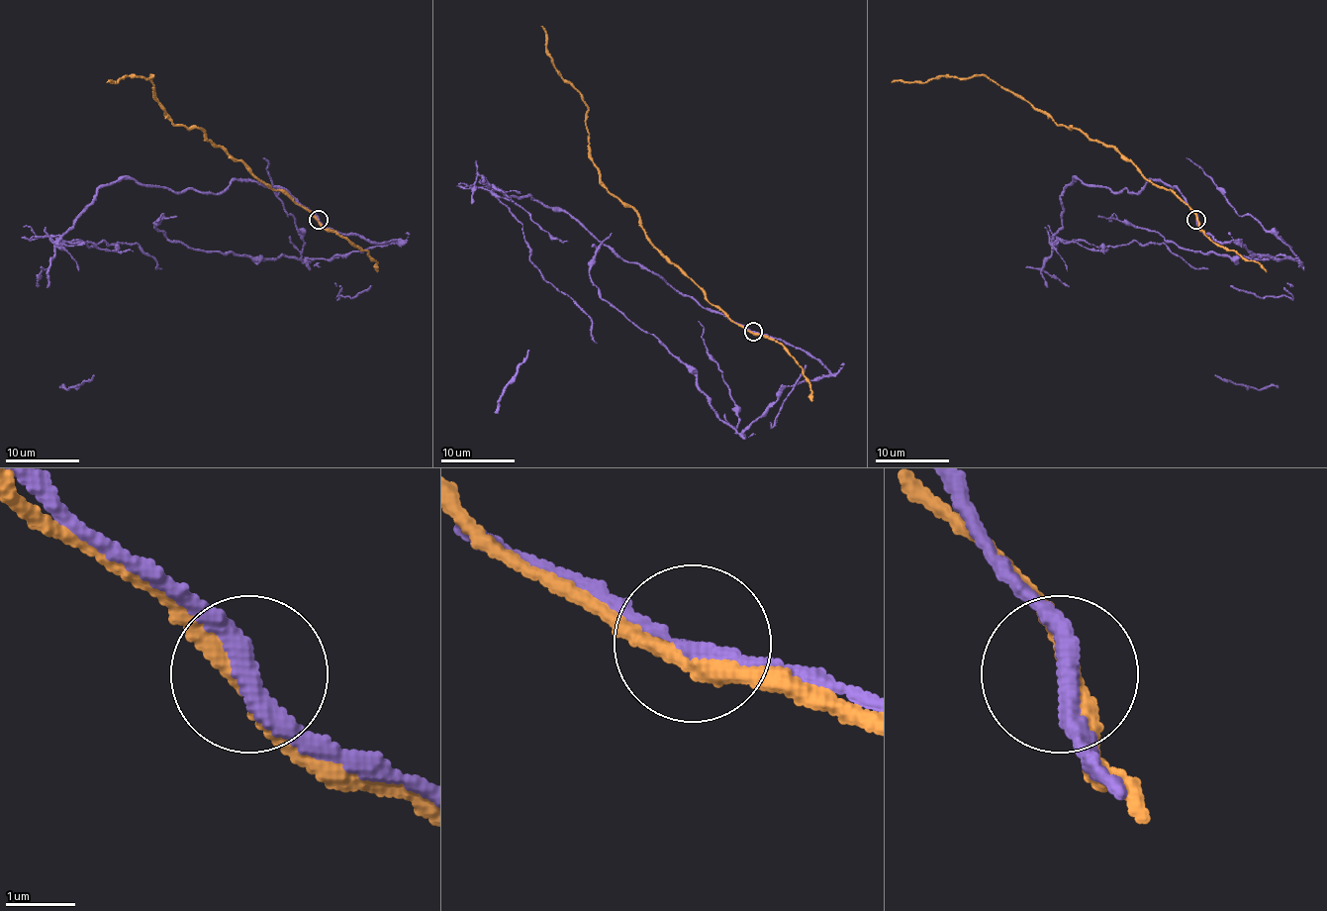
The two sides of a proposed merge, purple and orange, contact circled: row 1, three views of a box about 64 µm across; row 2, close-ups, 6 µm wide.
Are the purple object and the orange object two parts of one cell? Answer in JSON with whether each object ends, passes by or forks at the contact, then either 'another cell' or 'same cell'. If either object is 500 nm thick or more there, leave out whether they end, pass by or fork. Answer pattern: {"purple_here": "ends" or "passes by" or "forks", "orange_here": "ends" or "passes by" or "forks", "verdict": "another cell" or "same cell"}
{"purple_here": "passes by", "orange_here": "passes by", "verdict": "another cell"}

